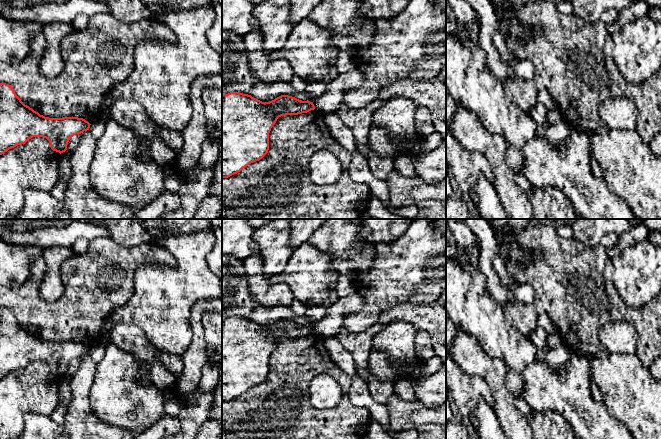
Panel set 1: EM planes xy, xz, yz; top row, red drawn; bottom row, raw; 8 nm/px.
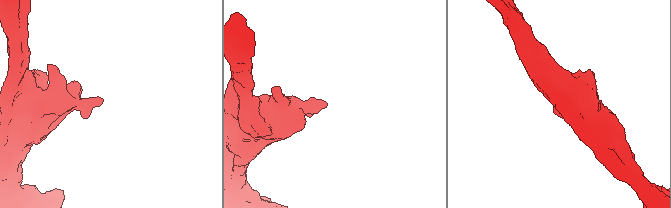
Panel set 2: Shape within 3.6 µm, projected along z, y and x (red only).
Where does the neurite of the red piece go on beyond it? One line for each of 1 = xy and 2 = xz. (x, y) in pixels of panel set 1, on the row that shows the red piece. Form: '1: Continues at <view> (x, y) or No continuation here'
1: No continuation here
2: No continuation here

